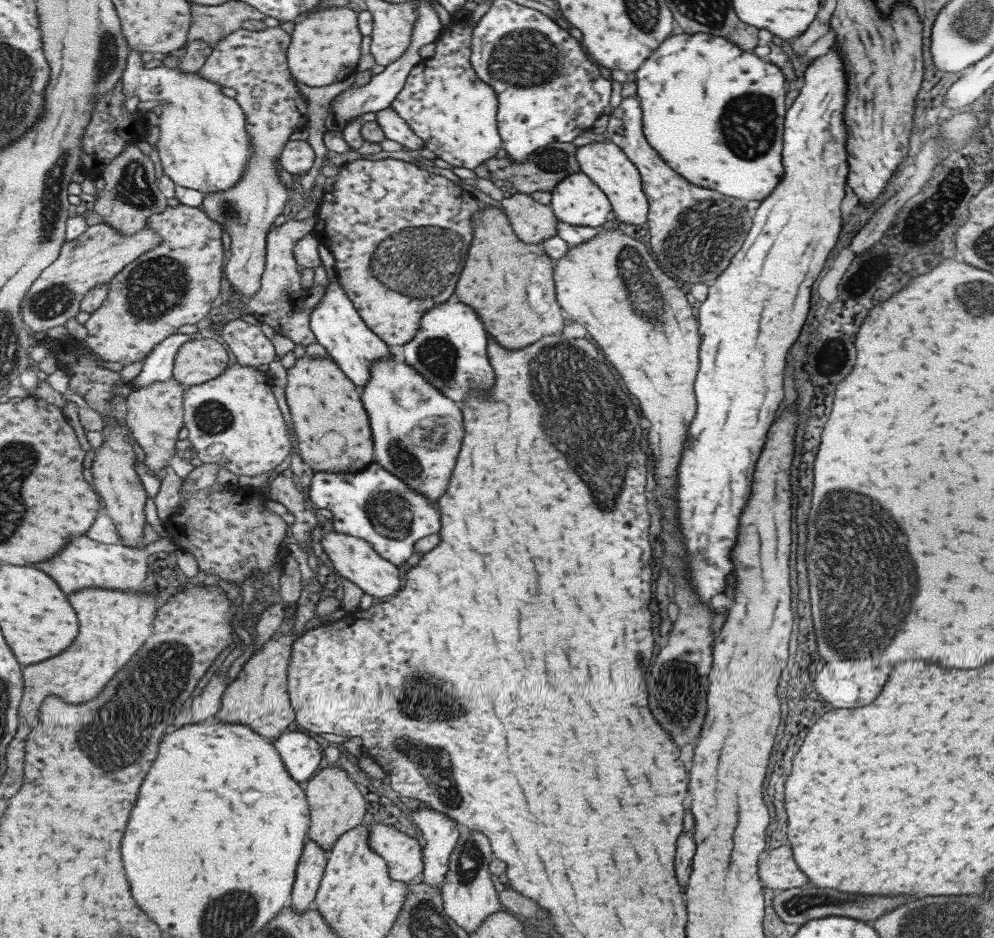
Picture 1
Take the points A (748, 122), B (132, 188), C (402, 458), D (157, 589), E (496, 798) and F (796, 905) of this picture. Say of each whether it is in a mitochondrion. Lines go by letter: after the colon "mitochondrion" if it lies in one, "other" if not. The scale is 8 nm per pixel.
A: mitochondrion
B: mitochondrion
C: mitochondrion
D: other
E: other
F: mitochondrion

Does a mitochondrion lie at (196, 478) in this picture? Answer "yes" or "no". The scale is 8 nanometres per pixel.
no

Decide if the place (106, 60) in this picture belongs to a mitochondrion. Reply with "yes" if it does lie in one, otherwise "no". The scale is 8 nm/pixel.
yes

